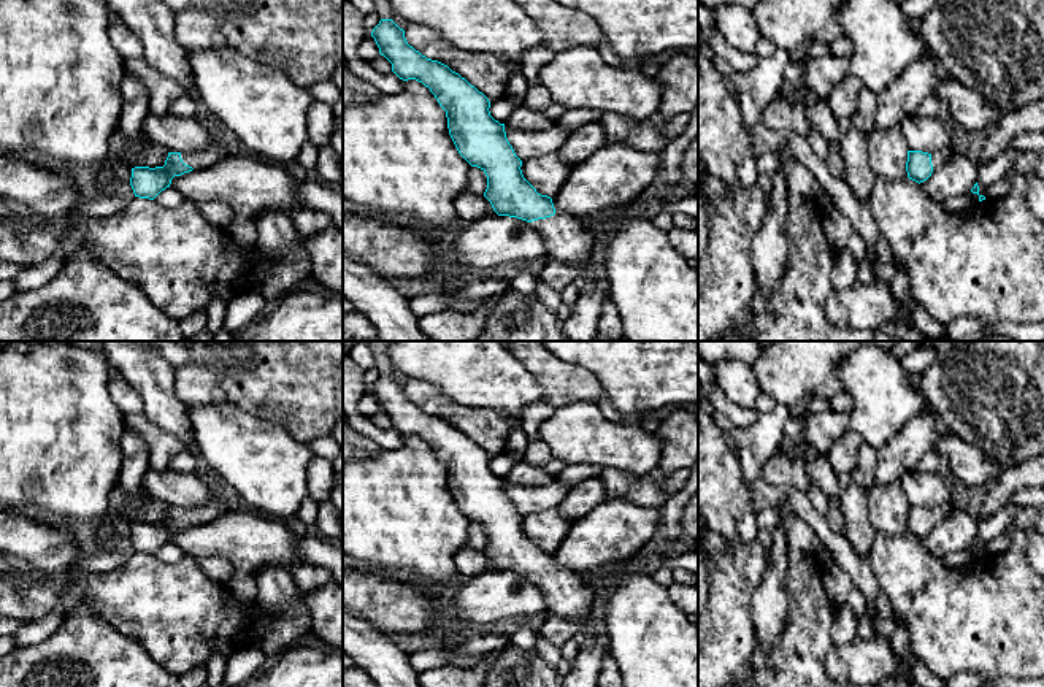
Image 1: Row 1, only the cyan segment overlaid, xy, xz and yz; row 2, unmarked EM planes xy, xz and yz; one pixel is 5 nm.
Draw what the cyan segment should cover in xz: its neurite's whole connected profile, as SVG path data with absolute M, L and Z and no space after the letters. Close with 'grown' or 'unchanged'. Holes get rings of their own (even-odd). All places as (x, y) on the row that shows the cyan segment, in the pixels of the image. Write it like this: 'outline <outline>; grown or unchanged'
outline M381 19L373 29L379 54L392 63L392 71L403 81L416 79L438 100L439 106L446 111L449 135L459 151L459 154L471 165L481 168L487 176L487 189L484 197L490 201L493 211L498 216L517 217L530 222L543 236L547 260L558 260L570 267L576 267L579 276L576 284L579 289L584 284L592 282L597 274L595 268L598 260L595 255L595 244L598 233L584 227L584 224L570 214L557 214L552 198L541 195L522 175L522 160L516 155L505 132L505 124L500 124L490 116L490 102L471 86L459 73L452 71L447 65L427 59L405 38L405 30L400 29L392 19Z; grown

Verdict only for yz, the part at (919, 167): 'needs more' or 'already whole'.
needs more

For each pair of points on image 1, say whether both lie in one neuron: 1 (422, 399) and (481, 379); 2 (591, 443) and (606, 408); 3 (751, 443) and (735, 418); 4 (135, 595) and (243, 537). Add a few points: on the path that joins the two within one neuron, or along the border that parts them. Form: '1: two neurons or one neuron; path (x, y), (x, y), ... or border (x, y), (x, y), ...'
1: two neurons; border (410, 376), (430, 381), (467, 406), (478, 406)
2: two neurons; border (595, 403), (606, 418), (621, 422)
3: two neurons; border (760, 413), (752, 424), (735, 427)
4: two neurons; border (186, 554), (197, 559)

